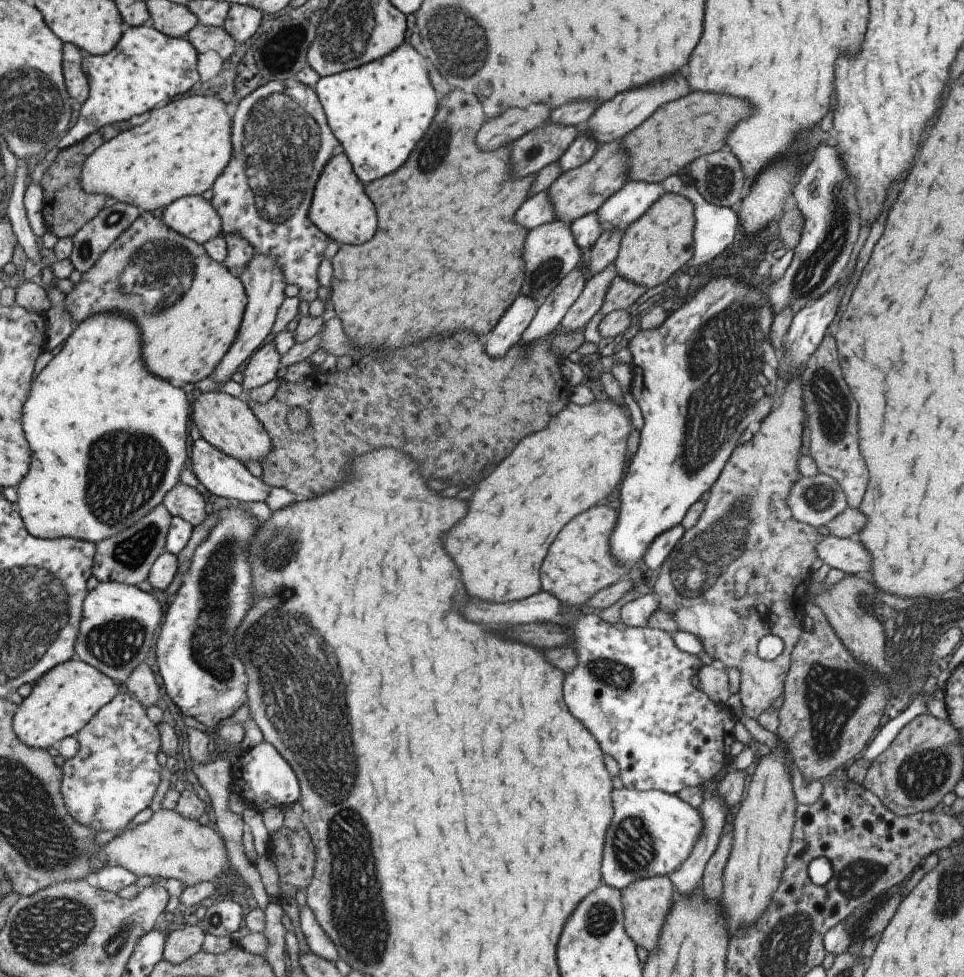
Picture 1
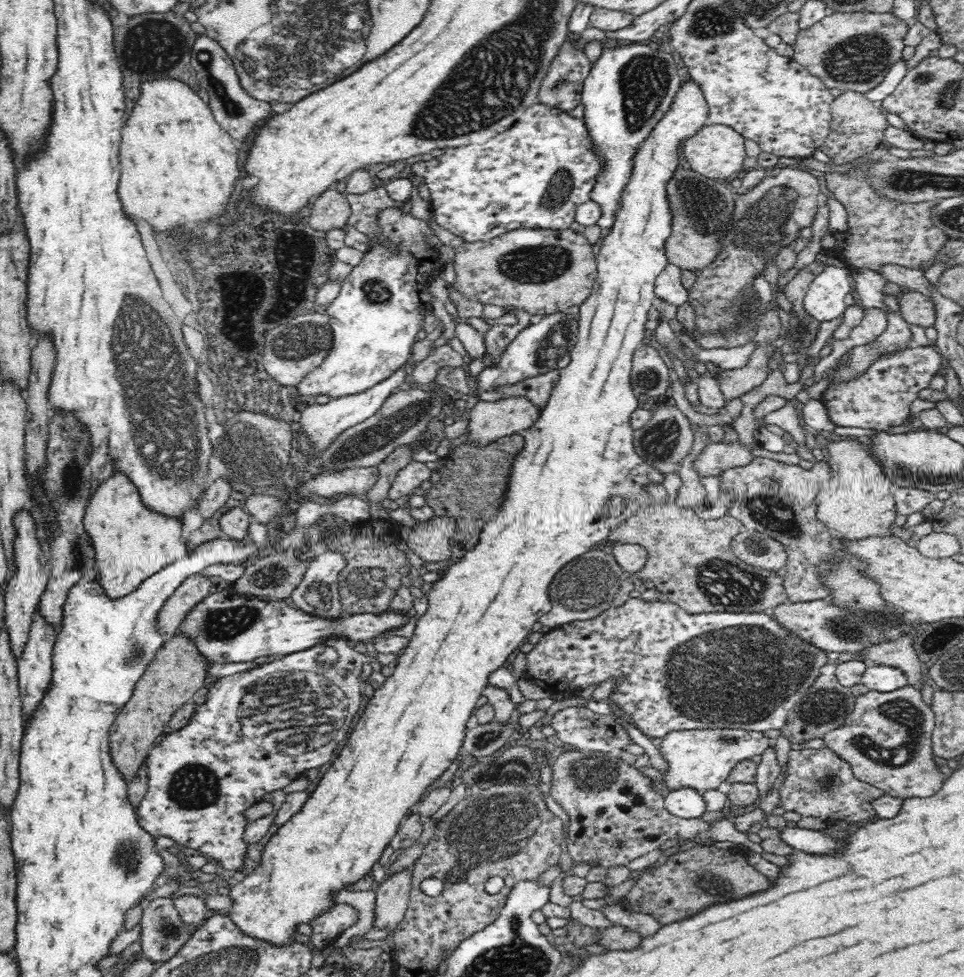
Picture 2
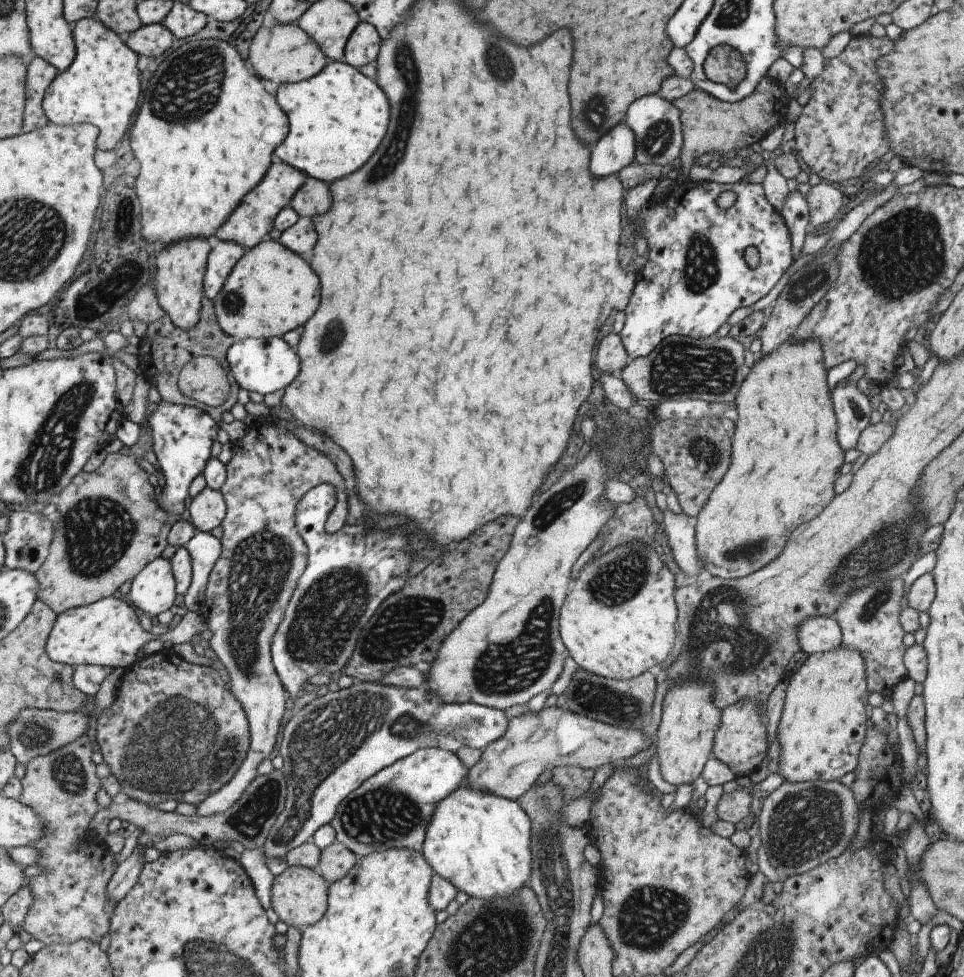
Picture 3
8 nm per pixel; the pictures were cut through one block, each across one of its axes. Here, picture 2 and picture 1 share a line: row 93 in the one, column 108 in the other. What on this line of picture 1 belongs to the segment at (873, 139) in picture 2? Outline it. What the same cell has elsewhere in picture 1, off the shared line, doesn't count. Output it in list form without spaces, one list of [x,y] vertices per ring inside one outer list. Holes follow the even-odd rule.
[[[174,809],[155,810],[151,817],[144,823],[132,828],[121,830],[110,841],[99,844],[101,848],[101,858],[105,858],[106,865],[119,866],[136,876],[151,876],[166,879],[181,880],[181,884],[193,885],[198,882],[212,881],[215,876],[220,876],[221,872],[227,868],[227,850],[225,842],[215,829],[213,824],[203,826],[197,820],[183,818]]]

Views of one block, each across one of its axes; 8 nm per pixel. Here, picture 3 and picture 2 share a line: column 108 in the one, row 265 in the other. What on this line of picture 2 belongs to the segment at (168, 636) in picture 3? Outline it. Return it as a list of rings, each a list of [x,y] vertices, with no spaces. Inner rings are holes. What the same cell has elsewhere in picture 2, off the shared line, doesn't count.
[[[685,78],[668,112],[658,121],[656,128],[650,134],[650,138],[646,138],[634,155],[633,173],[622,191],[621,207],[618,209],[614,226],[610,229],[610,234],[602,240],[598,256],[595,259],[597,270],[594,286],[586,302],[579,306],[580,320],[578,321],[577,342],[574,348],[572,348],[570,363],[564,369],[560,369],[560,380],[558,380],[556,387],[552,389],[552,394],[549,397],[546,408],[541,412],[538,421],[534,422],[530,428],[527,428],[522,433],[524,448],[514,456],[509,482],[506,483],[502,502],[498,506],[493,521],[478,534],[478,544],[470,552],[467,552],[460,561],[452,564],[448,568],[448,572],[441,579],[433,583],[431,589],[425,593],[428,610],[417,621],[414,635],[409,639],[406,648],[403,648],[400,654],[398,654],[396,662],[392,666],[391,676],[385,680],[385,683],[378,690],[375,690],[374,695],[370,698],[370,702],[366,705],[364,713],[356,720],[347,745],[340,751],[338,758],[336,758],[324,776],[319,780],[316,789],[302,806],[302,810],[292,816],[292,819],[288,820],[272,836],[272,839],[262,851],[262,861],[256,870],[246,876],[242,882],[236,884],[232,889],[224,890],[233,900],[233,905],[229,910],[229,917],[239,926],[239,929],[244,934],[272,943],[272,945],[286,945],[294,941],[292,934],[296,930],[296,924],[308,924],[312,918],[316,918],[318,914],[322,914],[324,910],[328,910],[330,906],[335,904],[334,901],[330,901],[332,900],[330,894],[338,893],[340,890],[345,889],[347,885],[354,884],[354,882],[360,880],[364,875],[371,874],[372,865],[381,858],[385,846],[391,844],[393,837],[401,826],[401,821],[405,819],[404,815],[411,809],[411,806],[418,802],[422,792],[440,774],[444,774],[444,770],[458,756],[458,750],[462,746],[464,735],[467,731],[466,722],[472,716],[472,710],[476,708],[476,700],[482,696],[484,688],[488,687],[488,674],[492,674],[494,670],[504,666],[506,658],[522,642],[525,642],[527,636],[533,632],[532,626],[539,622],[539,619],[544,614],[551,612],[552,605],[548,590],[555,574],[565,564],[589,551],[594,545],[603,540],[608,540],[610,533],[614,529],[617,530],[618,526],[627,518],[636,514],[638,510],[653,504],[652,497],[648,494],[646,488],[648,486],[662,485],[665,482],[666,475],[662,475],[658,469],[644,462],[635,451],[635,446],[633,445],[633,428],[631,427],[630,420],[634,410],[640,407],[640,403],[638,396],[631,387],[631,365],[633,353],[647,342],[645,341],[647,330],[644,324],[650,318],[648,312],[650,312],[650,306],[653,305],[653,300],[655,299],[654,284],[656,277],[668,265],[668,259],[664,252],[664,242],[670,236],[672,213],[670,213],[668,197],[666,197],[666,182],[672,178],[672,174],[676,172],[678,166],[684,166],[682,156],[680,156],[683,141],[697,134],[698,130],[705,126],[706,116],[708,116],[708,105],[706,104],[706,99],[702,97],[700,86],[696,85],[692,79]]]

